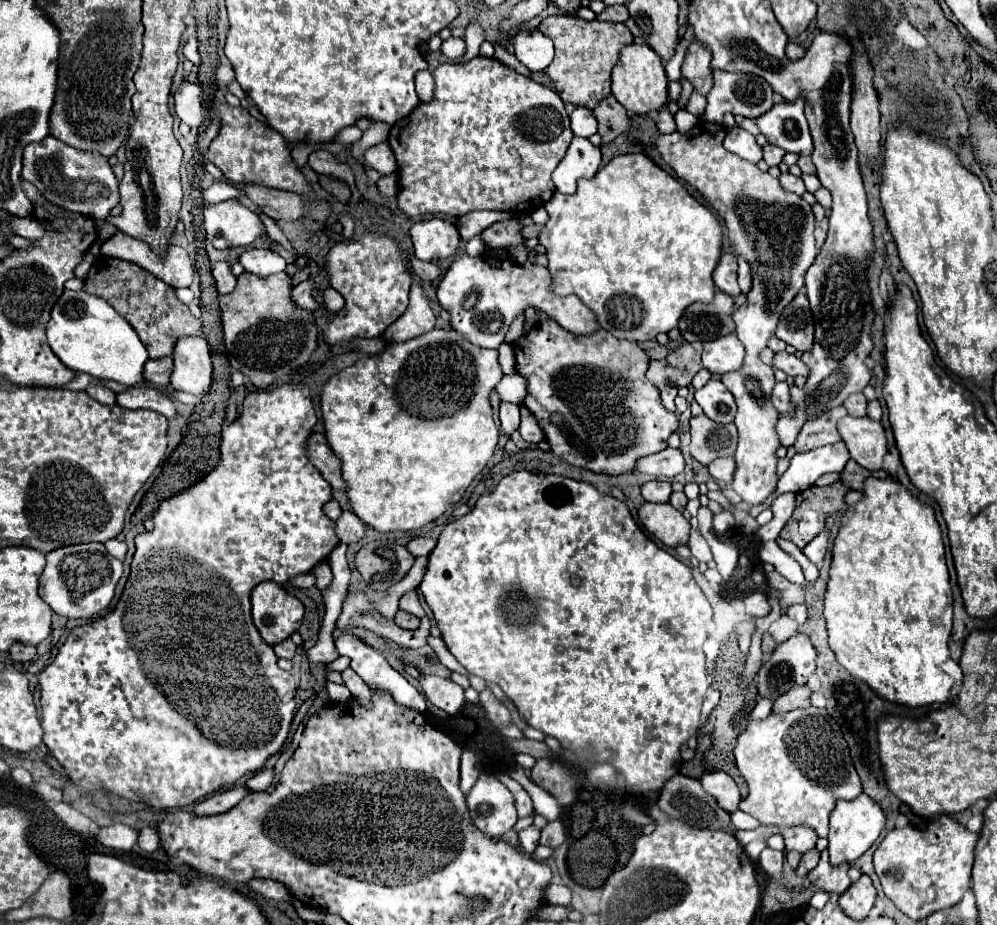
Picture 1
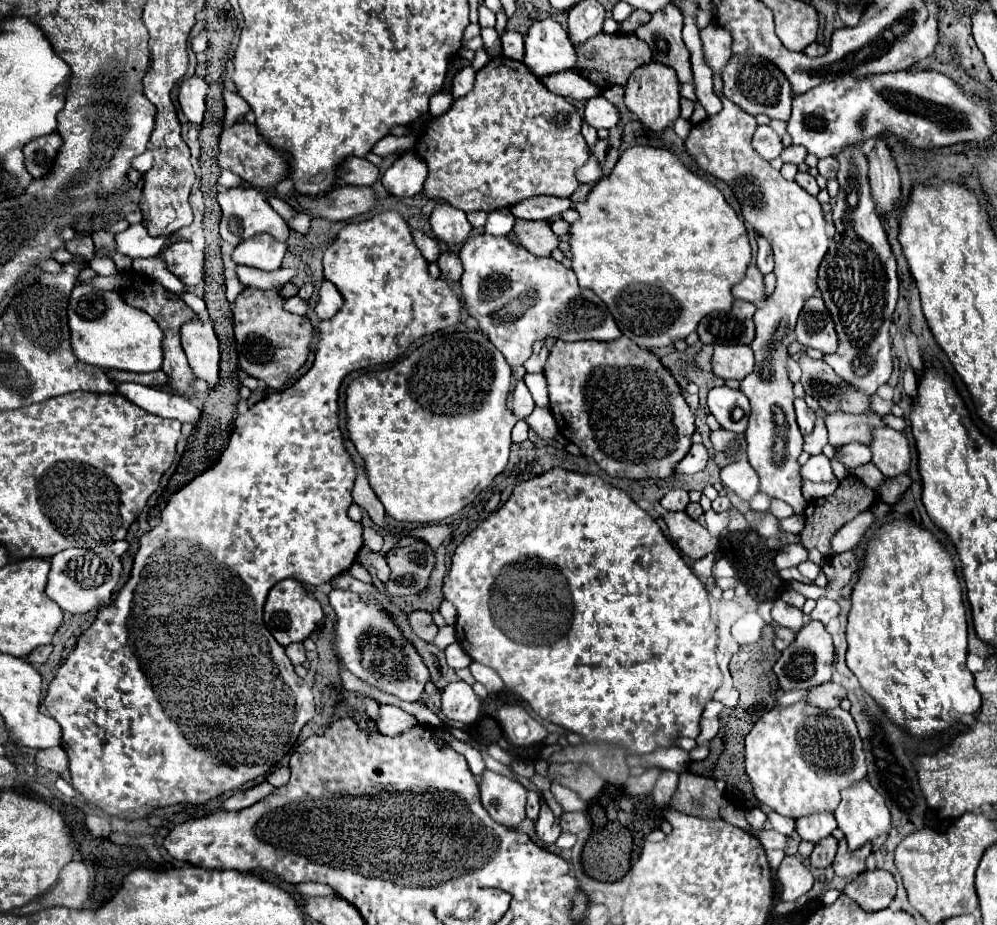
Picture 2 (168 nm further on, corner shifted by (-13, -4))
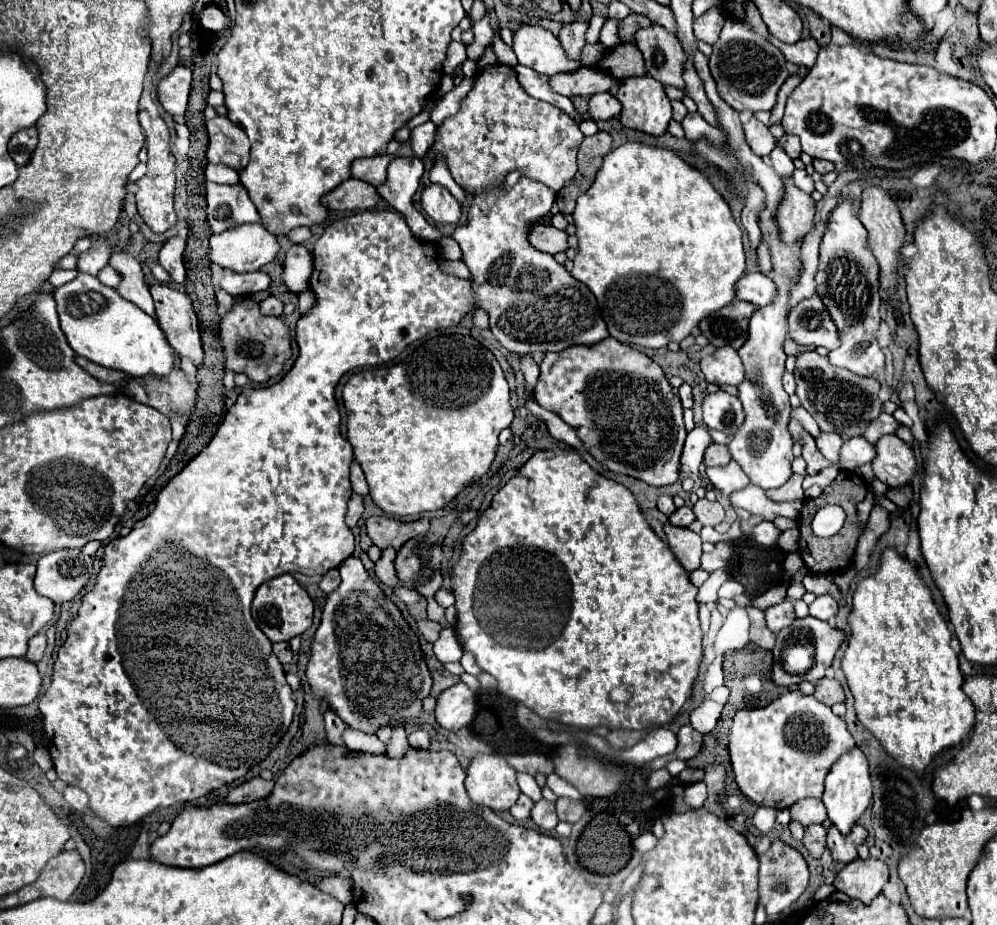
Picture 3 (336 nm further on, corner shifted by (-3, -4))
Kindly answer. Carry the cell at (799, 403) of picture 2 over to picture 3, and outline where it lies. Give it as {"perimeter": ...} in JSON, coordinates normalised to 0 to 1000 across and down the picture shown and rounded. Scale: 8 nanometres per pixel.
{"perimeter":[[[802,439],[802,441],[796,441],[794,443],[794,450],[804,458],[804,463],[812,469],[812,471],[816,471],[816,474],[820,474],[820,469],[822,469],[822,463],[820,463],[820,458],[818,458],[818,454]]]}

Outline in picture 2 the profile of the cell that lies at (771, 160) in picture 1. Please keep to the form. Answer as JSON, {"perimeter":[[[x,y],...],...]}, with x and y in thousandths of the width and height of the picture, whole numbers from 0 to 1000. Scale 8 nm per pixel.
{"perimeter":[[[788,158],[786,162],[784,162],[784,173],[786,175],[792,175],[792,177],[802,177],[802,175],[806,175],[806,169],[808,169],[810,164],[804,160],[804,158]]]}

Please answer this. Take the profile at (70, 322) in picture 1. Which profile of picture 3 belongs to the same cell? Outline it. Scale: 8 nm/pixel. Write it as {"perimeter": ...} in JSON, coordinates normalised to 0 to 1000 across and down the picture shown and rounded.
{"perimeter":[[[80,294],[78,301],[54,314],[54,324],[62,359],[76,385],[130,406],[154,404],[164,409],[173,402],[177,381],[169,372],[158,348],[136,329],[124,324],[114,311],[104,309],[96,298]]]}

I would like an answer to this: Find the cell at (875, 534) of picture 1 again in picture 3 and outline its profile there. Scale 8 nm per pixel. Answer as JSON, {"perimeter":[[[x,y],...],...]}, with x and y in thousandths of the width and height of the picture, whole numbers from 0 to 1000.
{"perimeter":[[[897,592],[887,595],[883,614],[863,627],[851,672],[855,685],[845,711],[845,724],[859,757],[859,774],[903,828],[925,837],[945,811],[965,804],[977,785],[977,763],[965,748],[967,733],[961,722],[961,709],[953,698],[955,683],[937,653],[935,640],[927,631],[923,618],[909,603],[901,601]]]}

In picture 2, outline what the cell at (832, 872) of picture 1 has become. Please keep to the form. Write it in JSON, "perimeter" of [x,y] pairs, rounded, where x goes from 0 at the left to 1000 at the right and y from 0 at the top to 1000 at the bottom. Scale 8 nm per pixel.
{"perimeter":[[[849,908],[841,910],[841,923],[837,928],[837,945],[843,949],[859,949],[869,941],[869,928],[873,925],[875,917],[865,915],[865,919],[859,919],[857,923],[851,923]]]}

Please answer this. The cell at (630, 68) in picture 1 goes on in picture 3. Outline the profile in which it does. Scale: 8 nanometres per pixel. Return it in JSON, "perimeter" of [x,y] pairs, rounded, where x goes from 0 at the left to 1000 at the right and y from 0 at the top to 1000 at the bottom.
{"perimeter":[[[654,82],[628,84],[618,106],[624,110],[622,132],[634,141],[642,141],[654,147],[664,147],[674,130],[672,108],[666,102],[666,93]]]}

